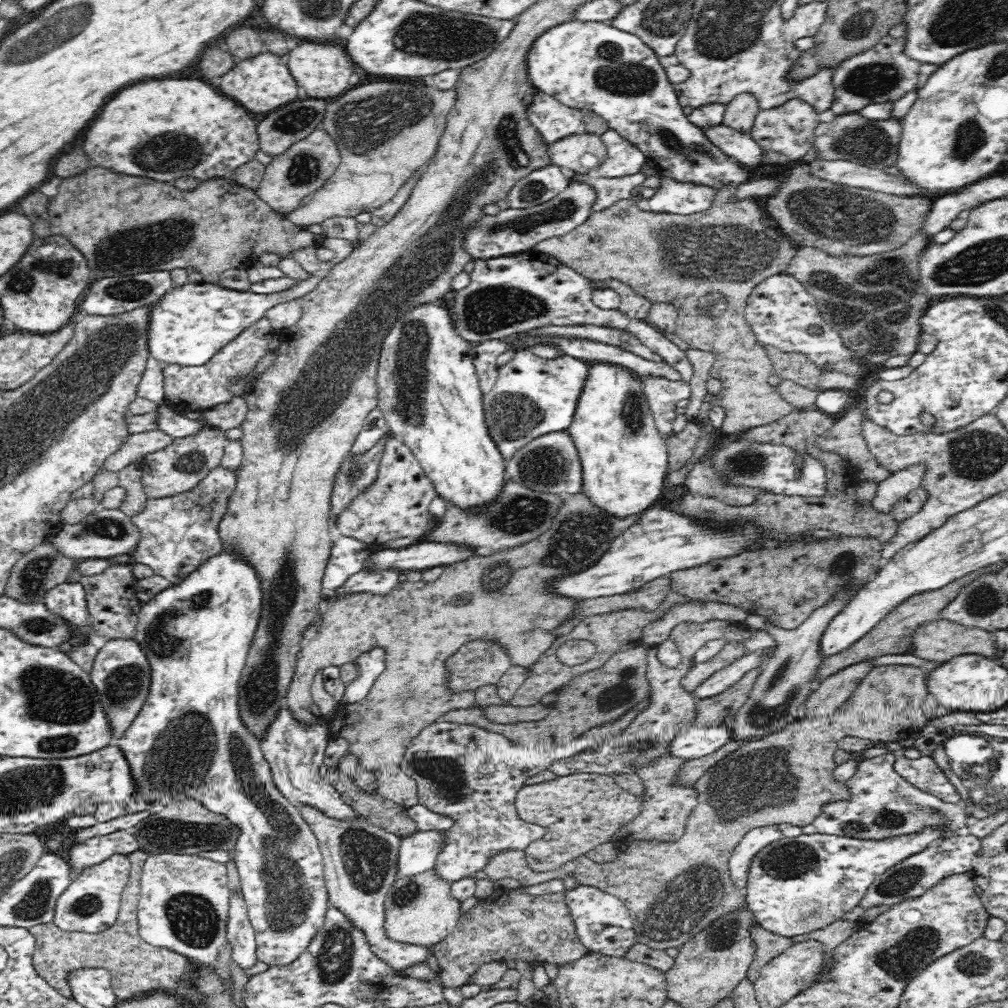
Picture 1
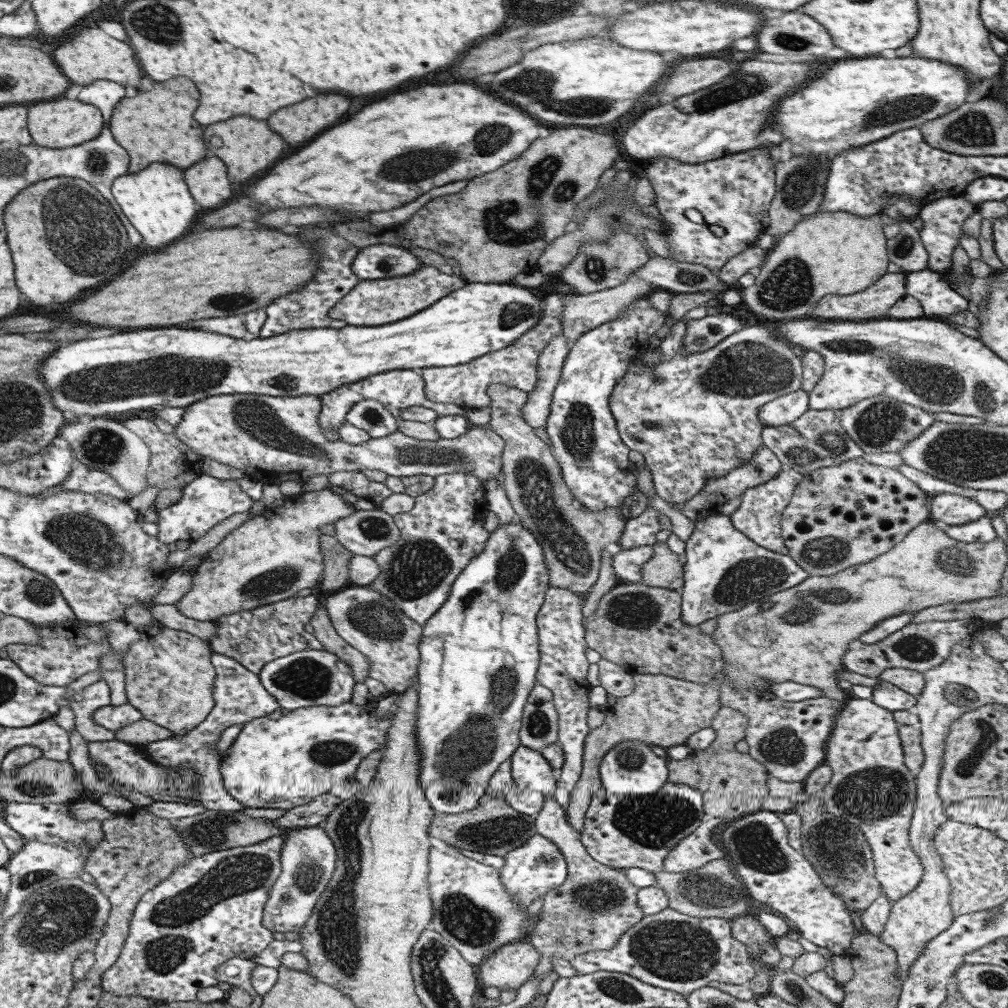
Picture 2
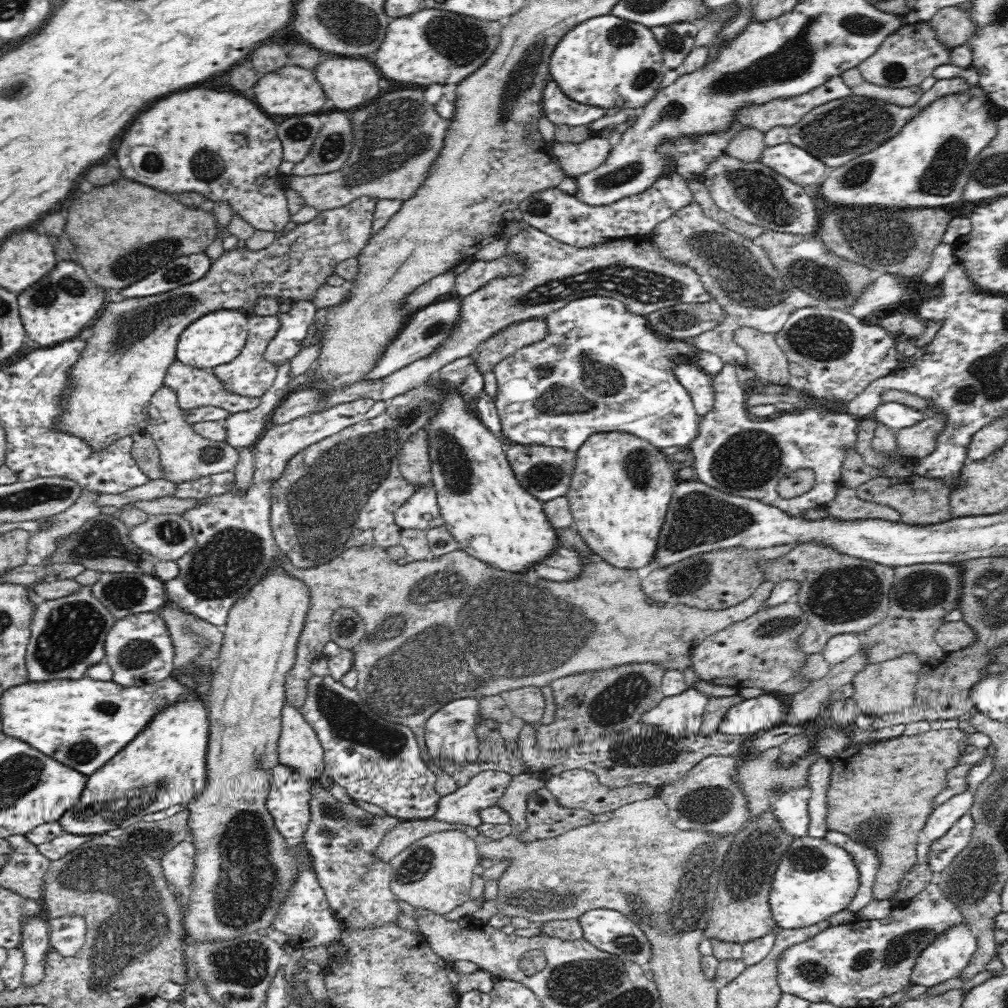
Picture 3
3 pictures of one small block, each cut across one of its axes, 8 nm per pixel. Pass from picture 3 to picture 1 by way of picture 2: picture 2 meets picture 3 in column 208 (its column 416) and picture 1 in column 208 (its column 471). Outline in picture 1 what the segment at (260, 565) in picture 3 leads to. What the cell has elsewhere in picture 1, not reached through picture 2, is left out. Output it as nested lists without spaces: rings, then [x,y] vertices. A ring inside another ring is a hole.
[[[219,466],[214,468],[203,478],[194,488],[181,492],[180,494],[170,495],[164,498],[147,499],[144,510],[131,517],[133,524],[140,530],[141,540],[136,546],[133,555],[138,563],[149,566],[158,576],[163,576],[172,584],[180,584],[184,578],[188,578],[198,566],[204,564],[208,558],[216,556],[222,552],[223,544],[219,536],[220,520],[226,514],[228,500],[232,492],[236,490],[236,478],[239,472],[231,468]]]

